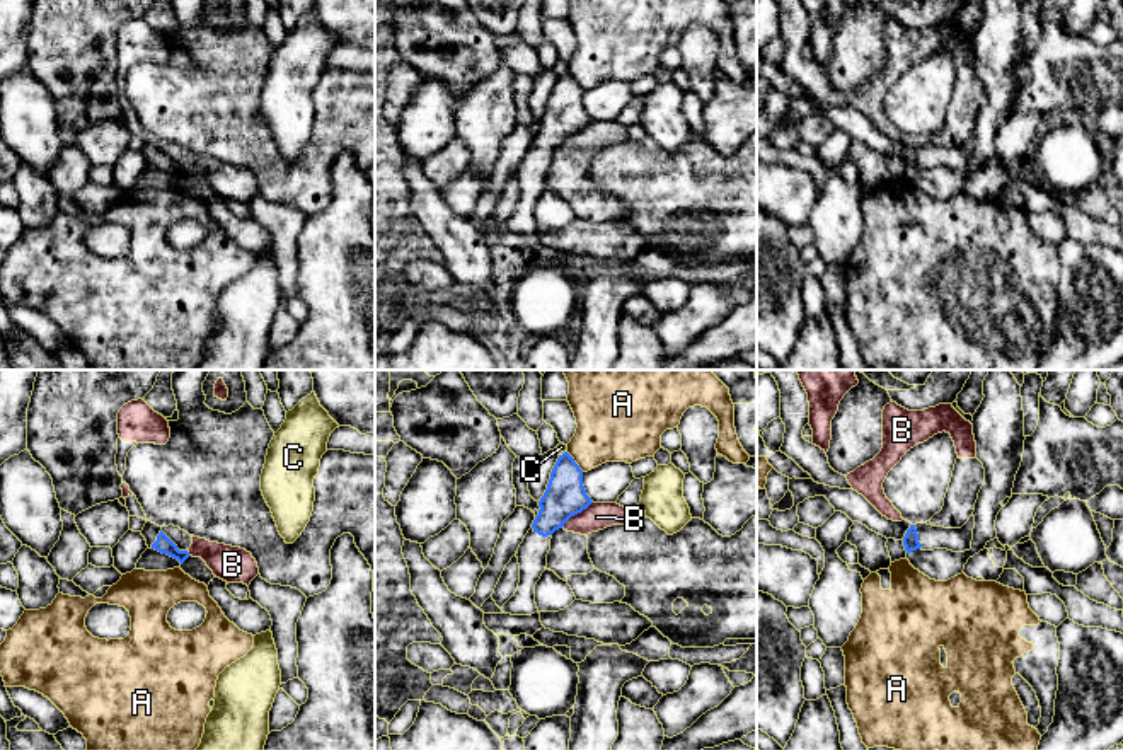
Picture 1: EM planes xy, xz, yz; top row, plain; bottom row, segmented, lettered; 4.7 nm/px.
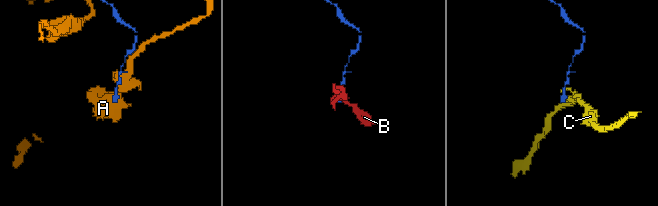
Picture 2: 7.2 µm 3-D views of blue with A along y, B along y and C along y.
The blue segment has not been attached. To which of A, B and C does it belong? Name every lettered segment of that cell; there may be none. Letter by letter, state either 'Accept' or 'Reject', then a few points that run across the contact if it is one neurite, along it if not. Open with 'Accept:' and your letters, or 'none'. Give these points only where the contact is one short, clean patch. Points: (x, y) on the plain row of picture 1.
Accept: none
A: Reject
B: Reject
C: Reject. Line: xz (566, 69), (559, 74)

